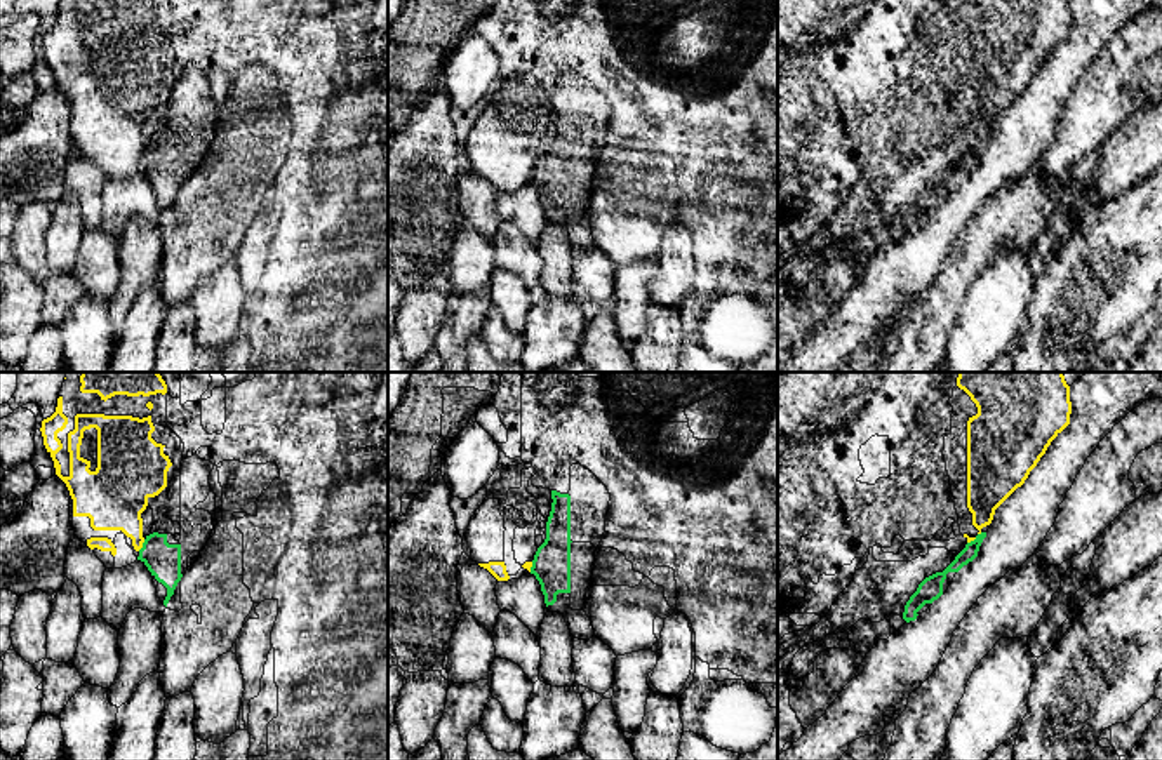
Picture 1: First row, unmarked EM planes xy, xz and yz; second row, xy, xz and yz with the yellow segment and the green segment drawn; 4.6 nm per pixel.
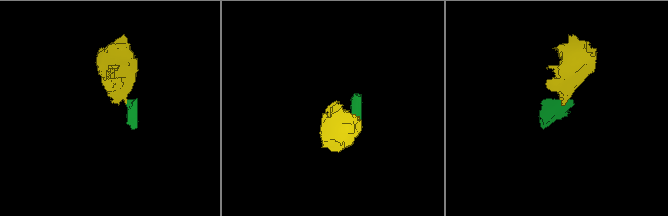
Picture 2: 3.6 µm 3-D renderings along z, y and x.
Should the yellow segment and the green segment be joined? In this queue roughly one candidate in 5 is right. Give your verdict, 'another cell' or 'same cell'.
another cell

